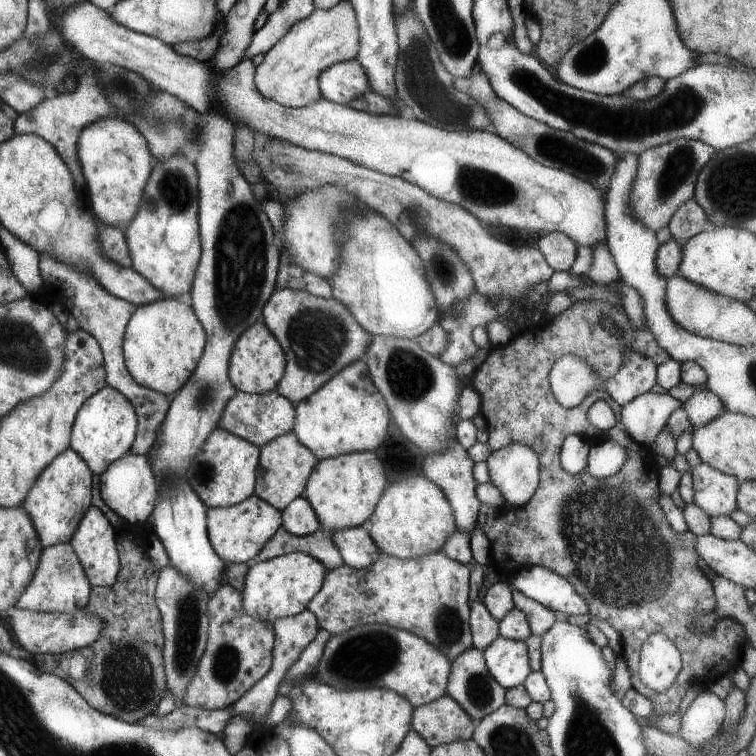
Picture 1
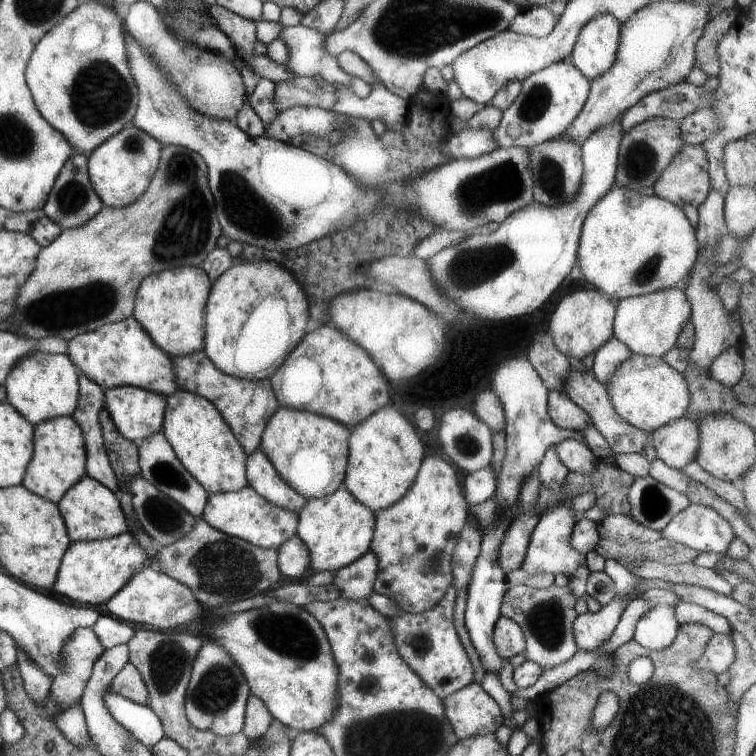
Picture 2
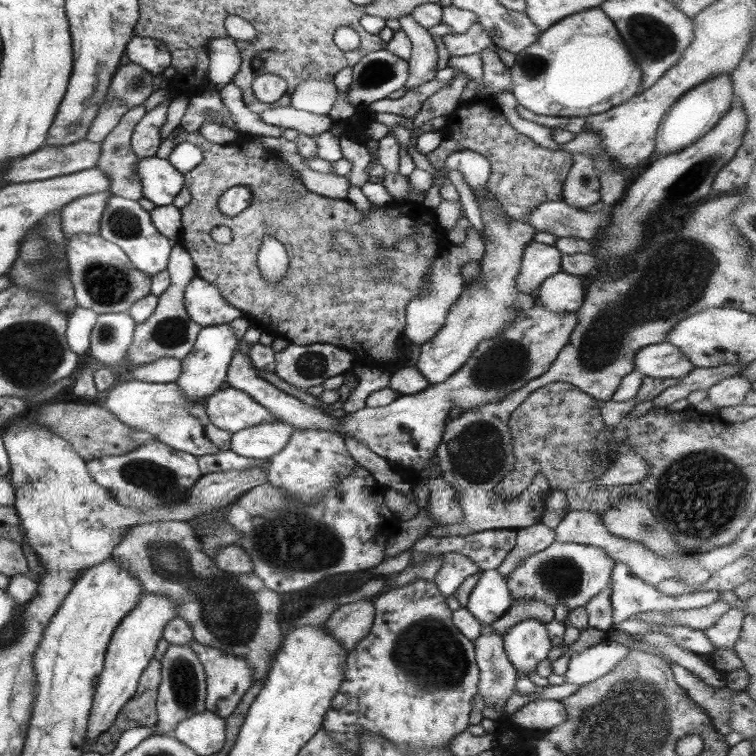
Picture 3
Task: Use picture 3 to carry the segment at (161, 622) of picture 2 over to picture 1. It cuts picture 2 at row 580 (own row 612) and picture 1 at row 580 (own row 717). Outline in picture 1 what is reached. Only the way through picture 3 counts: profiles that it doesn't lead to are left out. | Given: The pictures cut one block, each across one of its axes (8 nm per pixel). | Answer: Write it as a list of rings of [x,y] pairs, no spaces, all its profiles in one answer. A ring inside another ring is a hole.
[[[89,505],[89,508],[81,516],[81,520],[77,522],[77,528],[75,528],[69,543],[75,556],[79,559],[83,572],[85,572],[91,586],[108,587],[115,582],[119,571],[116,531],[99,509]]]

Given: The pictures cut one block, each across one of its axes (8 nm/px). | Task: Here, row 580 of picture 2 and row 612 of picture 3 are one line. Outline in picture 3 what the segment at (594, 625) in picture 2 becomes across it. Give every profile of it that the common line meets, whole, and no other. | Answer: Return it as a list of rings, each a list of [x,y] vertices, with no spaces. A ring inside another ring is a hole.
[[[615,562],[611,569],[609,587],[612,624],[619,624],[619,622],[634,618],[640,612],[687,611],[713,605],[718,600],[717,591],[695,591],[695,593],[683,593],[683,595],[675,597],[661,594],[661,592],[655,590],[653,585],[640,579],[640,576],[637,576],[632,571],[632,568],[627,568],[627,566],[620,562]]]

